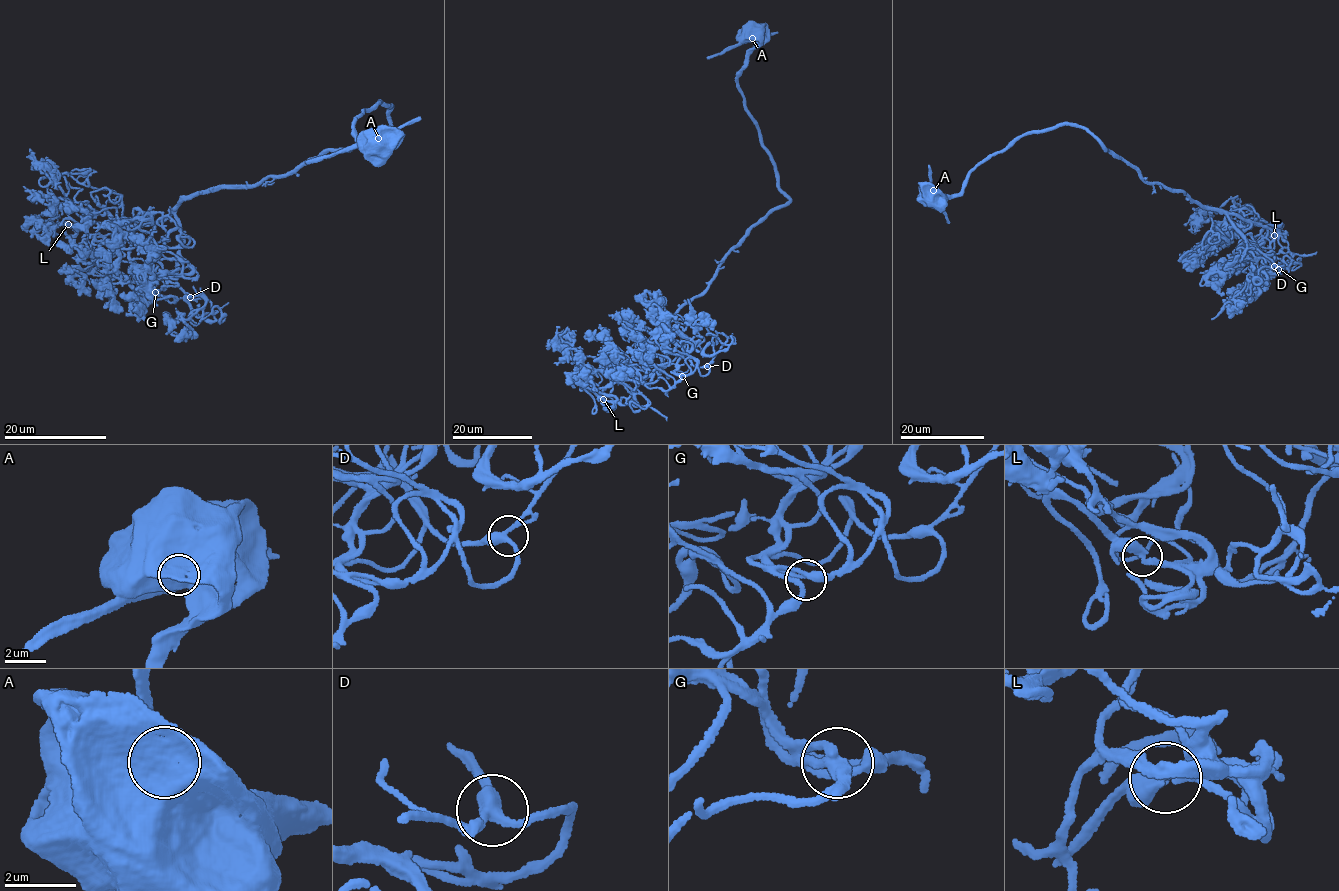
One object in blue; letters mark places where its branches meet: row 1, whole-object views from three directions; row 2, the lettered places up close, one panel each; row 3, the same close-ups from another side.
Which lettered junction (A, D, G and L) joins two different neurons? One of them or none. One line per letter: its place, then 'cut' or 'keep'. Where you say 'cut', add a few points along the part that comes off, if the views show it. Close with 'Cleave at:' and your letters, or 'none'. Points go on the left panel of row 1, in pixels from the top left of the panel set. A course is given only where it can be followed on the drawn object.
A: (378, 138) | cut | (378, 138), (306, 162)
D: (190, 297) | keep
G: (155, 292) | keep
L: (68, 224) | keep
Cleave at: A

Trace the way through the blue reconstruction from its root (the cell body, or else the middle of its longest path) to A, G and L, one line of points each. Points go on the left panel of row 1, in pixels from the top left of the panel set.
A: (373, 145), (366, 142), (378, 138)
G: (373, 145), (353, 122), (378, 101), (384, 146), (185, 198), (176, 275), (156, 274), (155, 292)
L: (373, 145), (358, 142), (353, 122), (378, 101), (391, 108), (384, 146), (197, 192), (152, 223), (68, 224)

